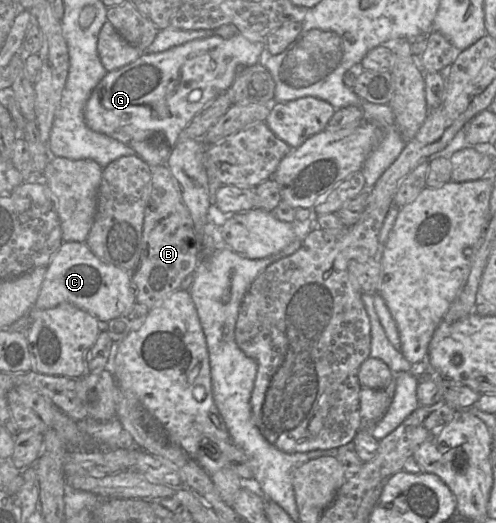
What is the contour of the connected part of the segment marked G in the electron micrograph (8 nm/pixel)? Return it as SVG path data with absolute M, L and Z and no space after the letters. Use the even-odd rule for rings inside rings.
M242 34L230 39L212 36L187 42L160 53L141 53L132 63L107 72L91 93L85 107L87 126L131 147L149 166L166 164L181 131L213 99L226 92L239 69L258 64L265 49L264 41L250 41Z

